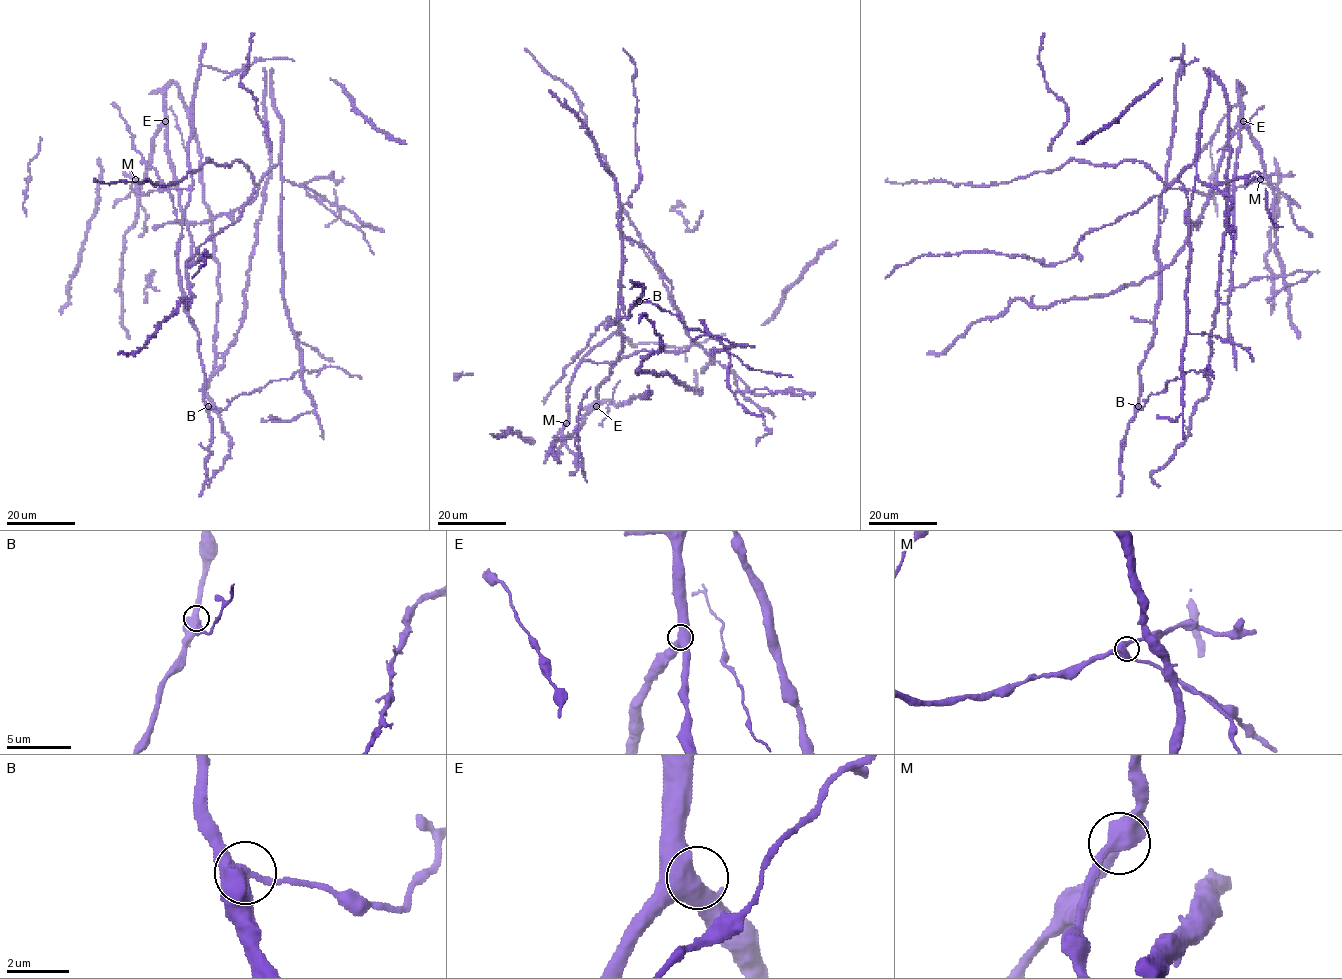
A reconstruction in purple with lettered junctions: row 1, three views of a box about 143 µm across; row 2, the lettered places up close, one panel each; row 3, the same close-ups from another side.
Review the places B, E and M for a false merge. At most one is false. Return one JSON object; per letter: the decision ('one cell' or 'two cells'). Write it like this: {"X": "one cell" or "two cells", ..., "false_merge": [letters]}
{"B": "two cells", "E": "one cell", "M": "one cell", "false_merge": ["B"]}

